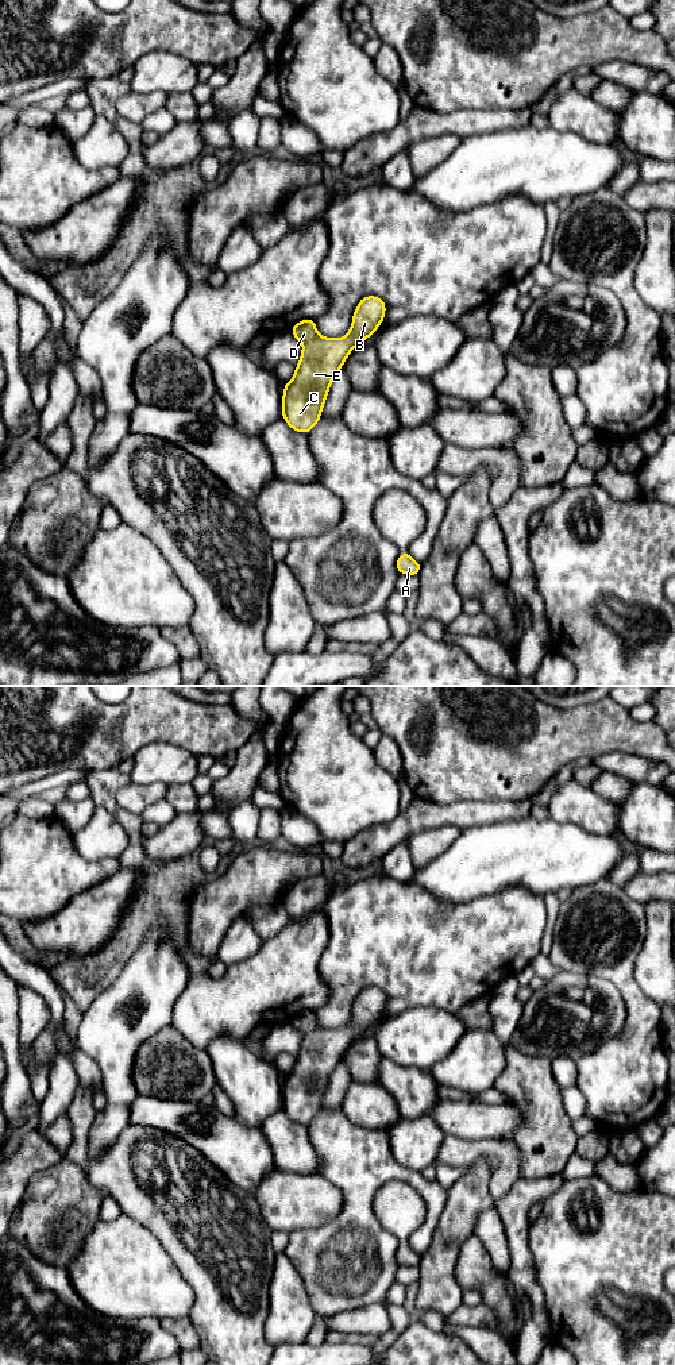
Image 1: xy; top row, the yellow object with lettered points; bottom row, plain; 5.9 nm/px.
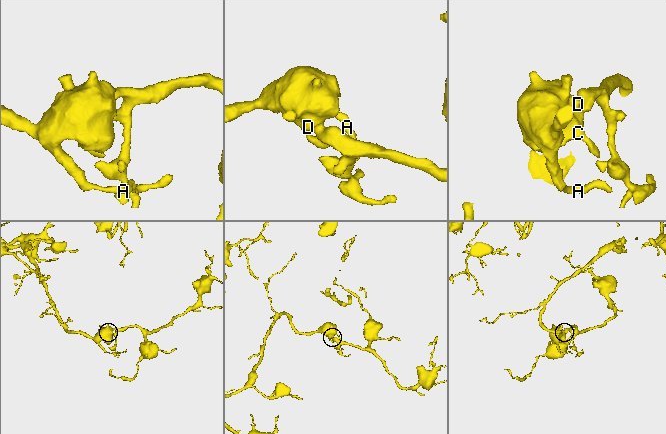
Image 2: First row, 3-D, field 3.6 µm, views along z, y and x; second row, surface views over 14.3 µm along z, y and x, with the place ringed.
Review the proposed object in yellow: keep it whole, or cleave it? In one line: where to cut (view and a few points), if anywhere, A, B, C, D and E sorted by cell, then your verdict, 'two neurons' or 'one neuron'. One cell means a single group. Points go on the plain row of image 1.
no cut; A B C D E; one neuron

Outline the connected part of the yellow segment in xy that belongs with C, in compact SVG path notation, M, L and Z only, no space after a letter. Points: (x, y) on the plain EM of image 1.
M377 987L363 988L352 1005L351 1021L343 1030L325 1029L317 1023L313 1010L304 1010L290 1019L292 1026L302 1034L302 1044L289 1075L284 1075L282 1110L297 1123L309 1125L321 1110L323 1098L331 1075L352 1041L369 1030L383 1014L386 995Z

